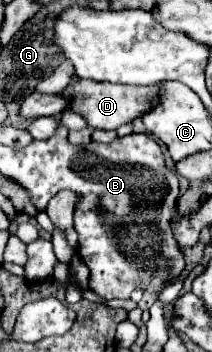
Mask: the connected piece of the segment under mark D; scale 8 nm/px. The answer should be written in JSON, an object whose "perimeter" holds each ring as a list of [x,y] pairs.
{"perimeter":[[[72,80],[72,86],[62,94],[80,94],[80,102],[72,102],[72,110],[88,120],[88,126],[102,130],[118,130],[122,124],[144,116],[160,102],[160,86],[112,86],[106,82],[80,82]]]}

